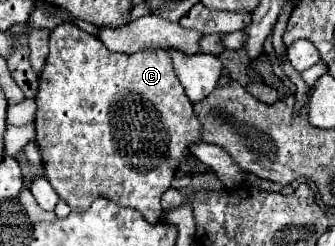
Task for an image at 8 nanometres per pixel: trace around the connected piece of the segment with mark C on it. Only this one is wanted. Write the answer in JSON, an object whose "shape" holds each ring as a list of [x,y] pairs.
{"shape":[[[62,23],[60,27],[56,27],[50,33],[50,51],[48,51],[46,65],[40,73],[40,87],[38,87],[38,93],[36,93],[36,105],[38,105],[36,121],[34,121],[36,141],[38,141],[38,147],[42,147],[40,155],[42,155],[42,163],[44,163],[44,169],[46,169],[46,179],[56,189],[60,199],[70,205],[72,211],[86,211],[92,205],[94,199],[106,197],[106,199],[112,199],[112,201],[120,203],[122,207],[132,207],[132,209],[140,211],[144,215],[144,219],[148,219],[148,223],[158,223],[160,221],[160,215],[162,215],[160,199],[164,195],[164,189],[170,189],[170,183],[174,179],[174,171],[178,169],[178,165],[182,161],[188,159],[190,147],[194,143],[200,143],[200,133],[202,133],[202,125],[200,125],[200,121],[196,119],[196,115],[192,111],[192,103],[186,97],[186,91],[180,85],[180,81],[176,77],[176,71],[172,67],[172,59],[170,59],[170,55],[166,55],[166,51],[148,49],[148,51],[140,51],[140,53],[132,53],[132,55],[112,53],[104,47],[104,43],[96,35],[84,33],[84,31],[80,31],[78,27],[74,27],[70,23]]]}

